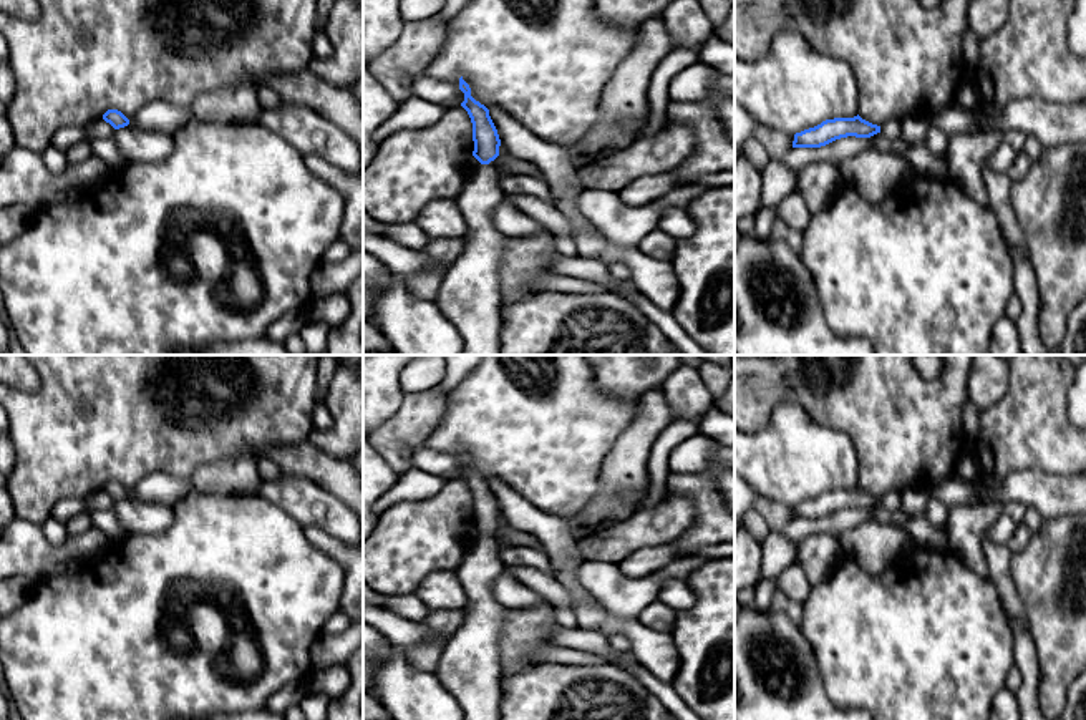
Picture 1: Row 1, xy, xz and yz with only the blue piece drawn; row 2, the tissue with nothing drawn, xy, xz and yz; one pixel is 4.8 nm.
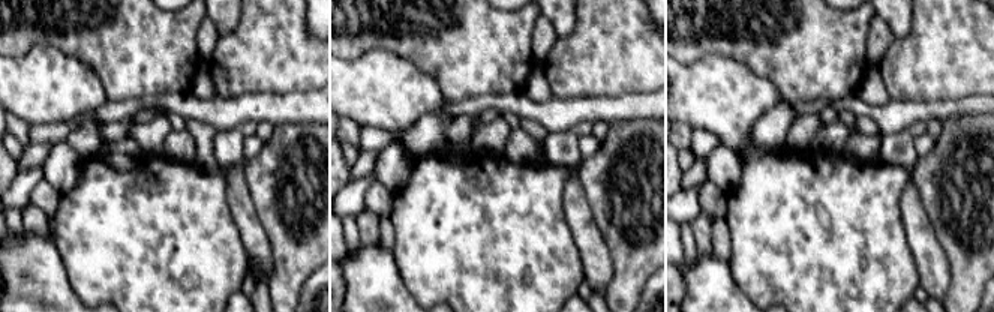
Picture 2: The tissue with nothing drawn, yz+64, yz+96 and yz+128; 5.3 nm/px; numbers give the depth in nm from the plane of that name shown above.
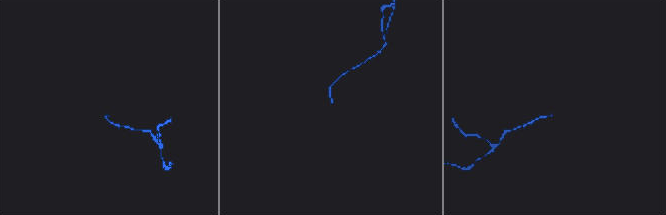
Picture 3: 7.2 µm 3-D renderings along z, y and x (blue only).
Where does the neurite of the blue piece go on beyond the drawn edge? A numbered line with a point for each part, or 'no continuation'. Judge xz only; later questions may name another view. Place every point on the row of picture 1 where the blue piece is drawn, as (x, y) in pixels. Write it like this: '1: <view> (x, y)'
1: xz (470, 297)

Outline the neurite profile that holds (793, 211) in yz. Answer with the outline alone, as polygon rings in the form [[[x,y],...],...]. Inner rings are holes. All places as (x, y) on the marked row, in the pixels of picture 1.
[[[791,191],[781,204],[776,207],[778,219],[781,219],[788,227],[796,231],[806,231],[811,222],[811,211],[807,209],[799,191]]]

